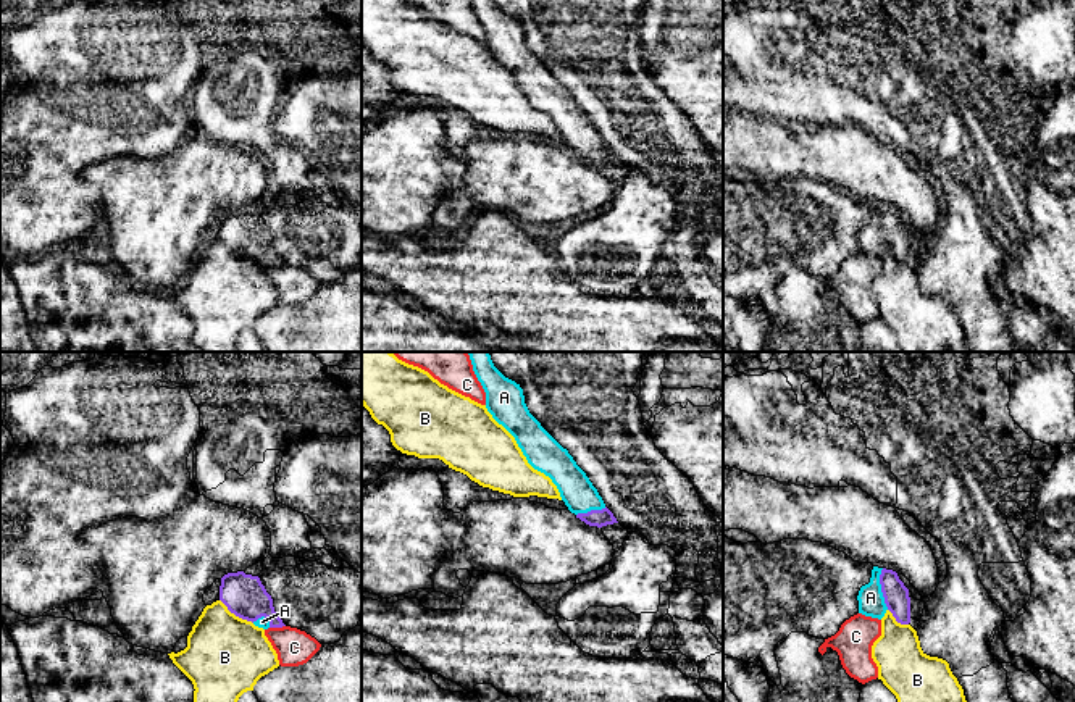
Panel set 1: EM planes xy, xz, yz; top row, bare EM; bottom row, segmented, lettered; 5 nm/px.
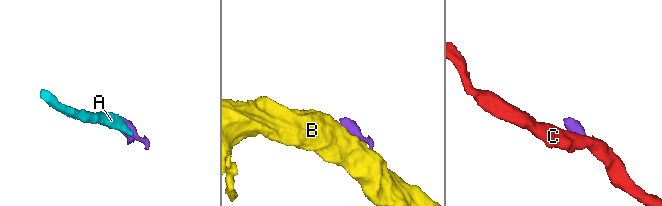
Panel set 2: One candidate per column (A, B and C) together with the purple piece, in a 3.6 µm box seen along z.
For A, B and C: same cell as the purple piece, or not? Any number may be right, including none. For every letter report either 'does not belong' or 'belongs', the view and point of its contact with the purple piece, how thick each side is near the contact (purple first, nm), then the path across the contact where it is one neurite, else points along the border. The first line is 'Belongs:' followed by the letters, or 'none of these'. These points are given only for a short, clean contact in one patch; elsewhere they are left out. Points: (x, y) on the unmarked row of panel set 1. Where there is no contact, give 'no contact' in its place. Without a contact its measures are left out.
Belongs: A
A: belongs; contact yz (882, 228); calibres 130 and 130 nm; way yz (896, 234), (882, 228), (870, 236)
B: does not belong; contact xy (236, 254); calibres 200 and 400 nm
C: does not belong; contact xy (276, 265); calibres 200 and 180 nm; border xy (284, 263), (270, 267)

